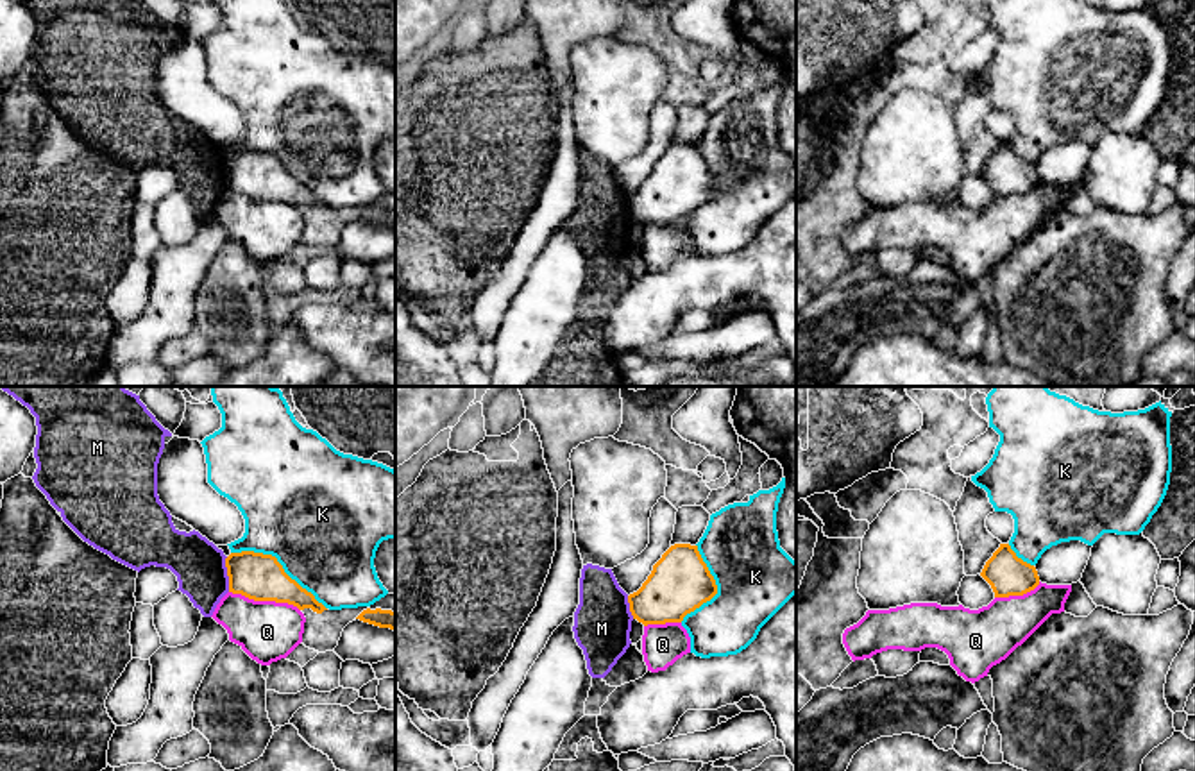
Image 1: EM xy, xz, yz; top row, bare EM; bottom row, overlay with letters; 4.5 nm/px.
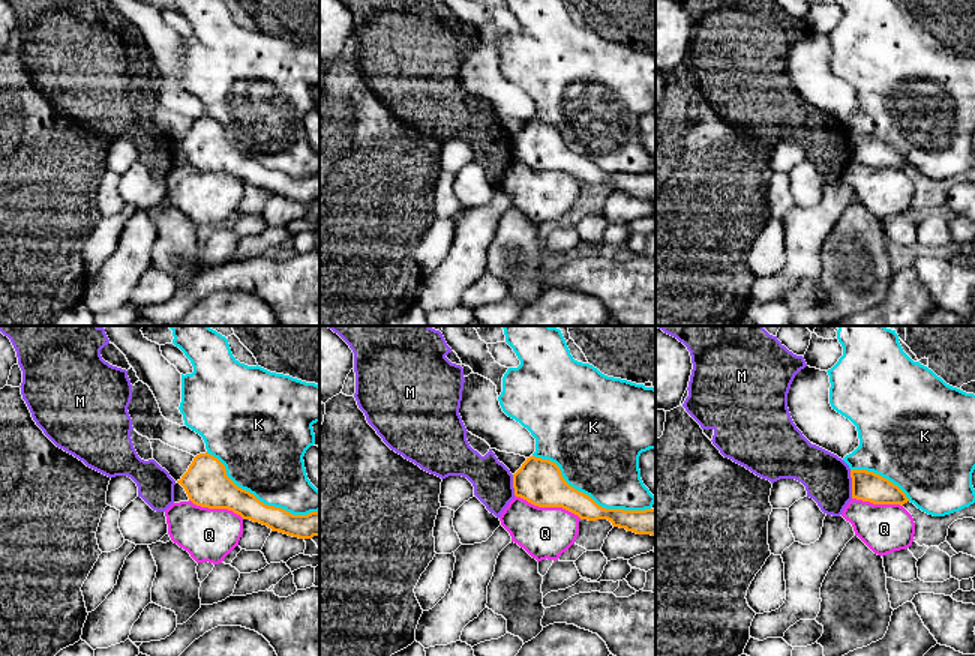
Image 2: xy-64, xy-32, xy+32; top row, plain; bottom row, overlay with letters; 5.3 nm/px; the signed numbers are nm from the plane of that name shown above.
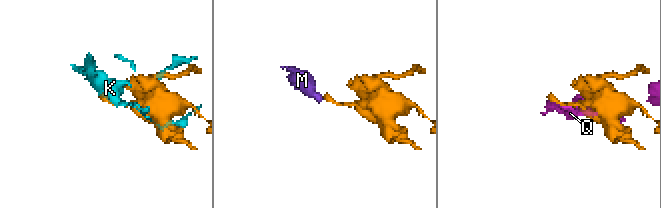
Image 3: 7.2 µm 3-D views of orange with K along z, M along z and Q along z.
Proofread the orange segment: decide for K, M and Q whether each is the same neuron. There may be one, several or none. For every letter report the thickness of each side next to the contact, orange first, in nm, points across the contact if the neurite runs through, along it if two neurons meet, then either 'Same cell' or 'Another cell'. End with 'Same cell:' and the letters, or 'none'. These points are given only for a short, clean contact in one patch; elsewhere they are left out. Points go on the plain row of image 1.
K: Thickness 220 nm (orange) against 500 nm. Another cell
M: Thickness 220 nm (orange) against 220 nm. Boundary: xy (226, 156), (229, 190). Another cell
Q: Thickness 220 nm (orange) against 280 nm. Another cell
Same cell: none

